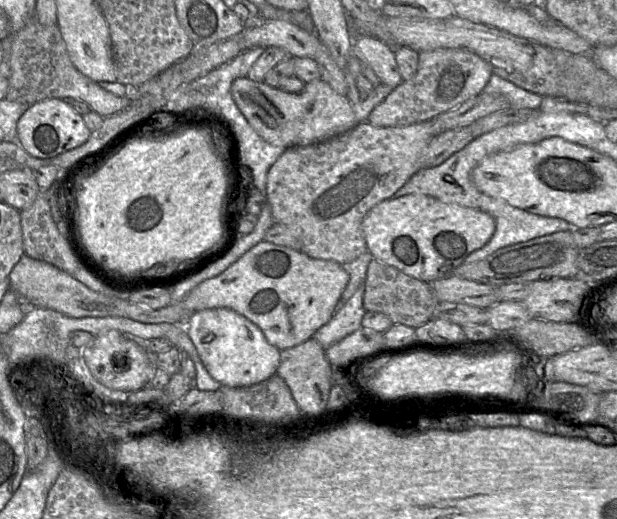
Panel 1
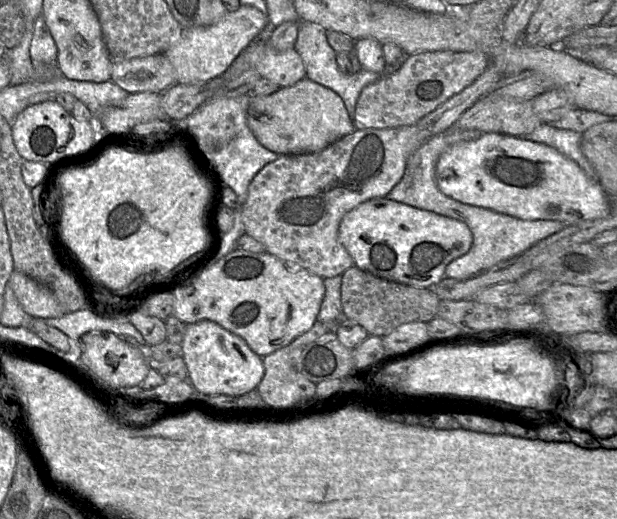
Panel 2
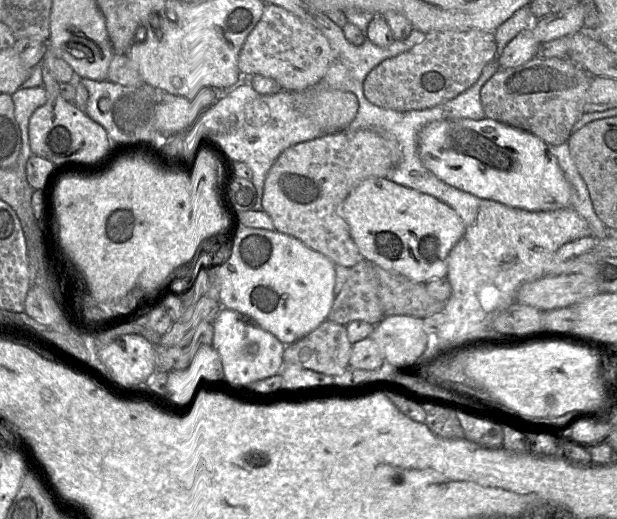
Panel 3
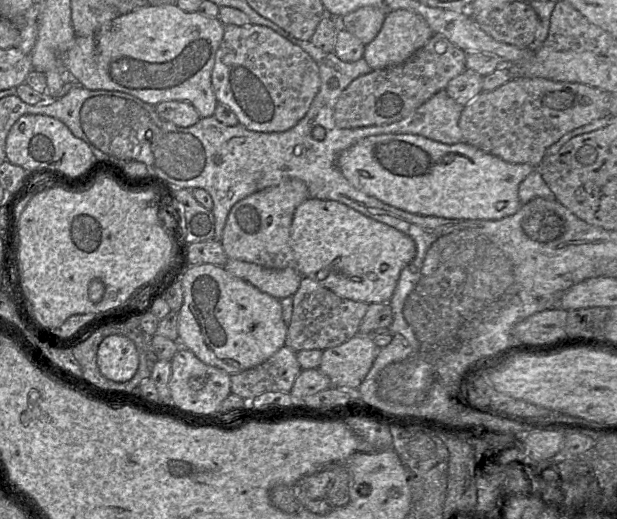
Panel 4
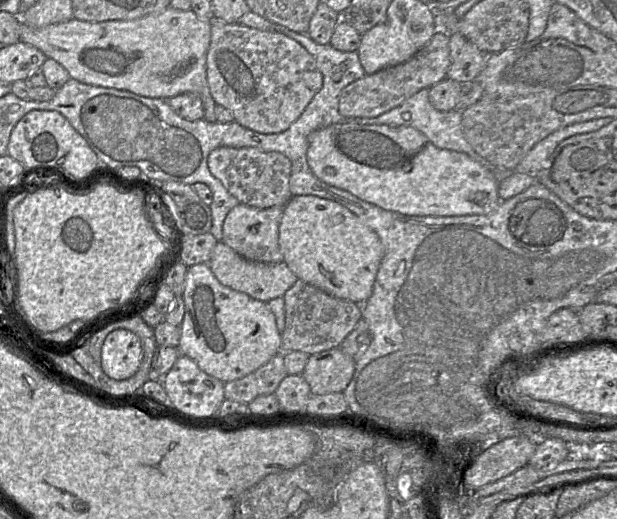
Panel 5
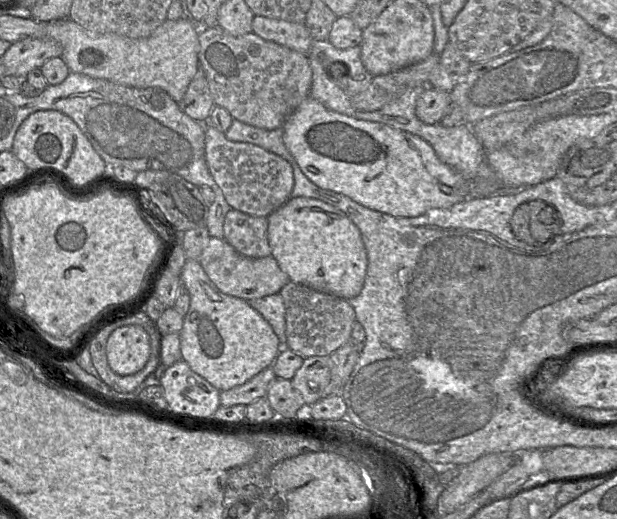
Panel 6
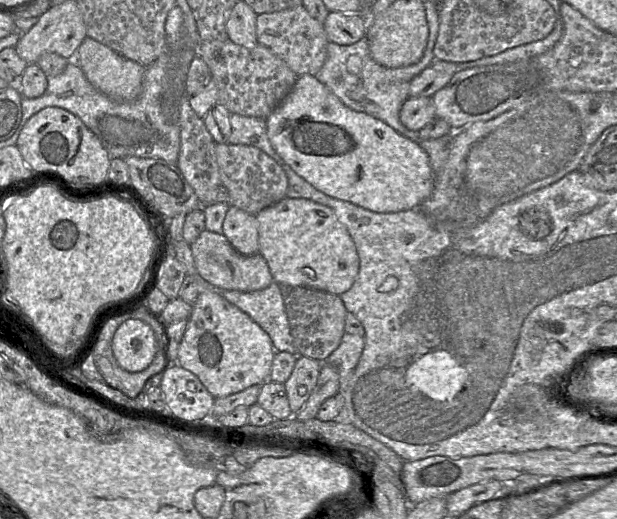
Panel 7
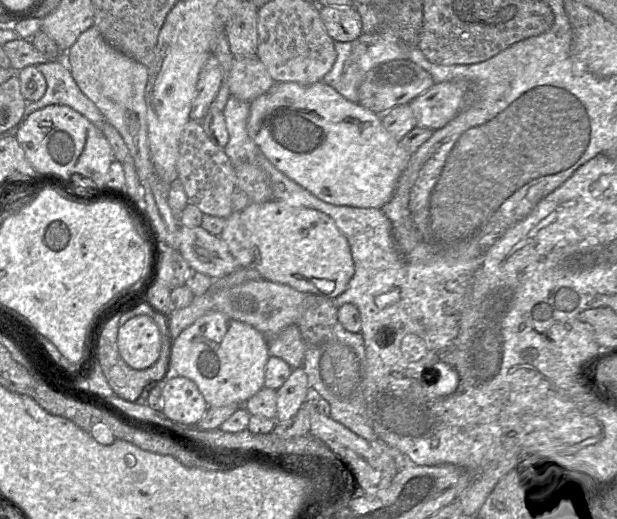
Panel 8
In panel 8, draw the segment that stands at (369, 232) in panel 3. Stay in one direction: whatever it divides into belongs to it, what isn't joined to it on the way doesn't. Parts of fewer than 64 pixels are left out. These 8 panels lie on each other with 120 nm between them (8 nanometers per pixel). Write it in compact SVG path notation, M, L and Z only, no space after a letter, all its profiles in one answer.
M271 200L250 203L240 212L240 218L251 244L251 267L261 278L329 299L347 289L355 272L351 249L345 235L327 214Z

